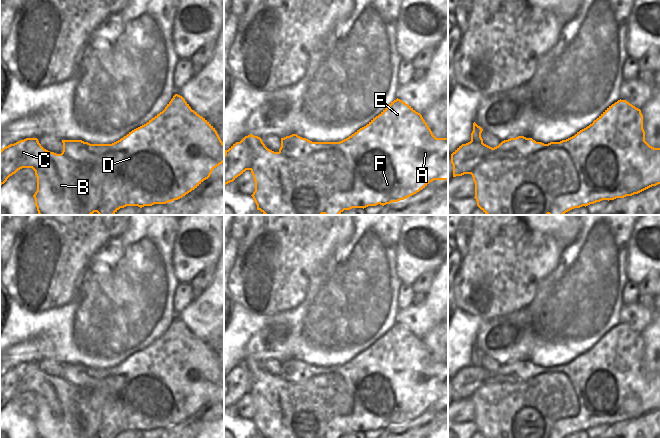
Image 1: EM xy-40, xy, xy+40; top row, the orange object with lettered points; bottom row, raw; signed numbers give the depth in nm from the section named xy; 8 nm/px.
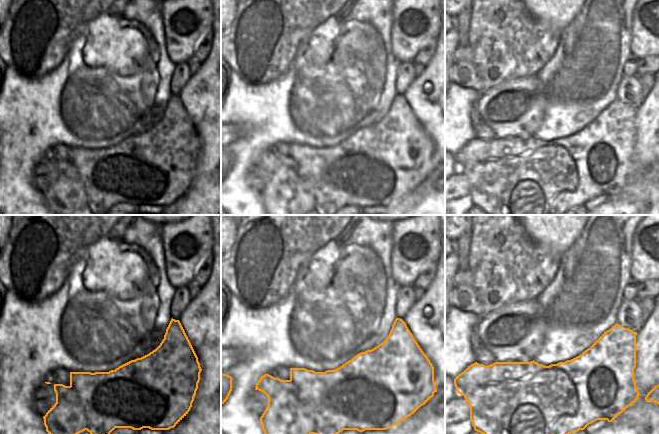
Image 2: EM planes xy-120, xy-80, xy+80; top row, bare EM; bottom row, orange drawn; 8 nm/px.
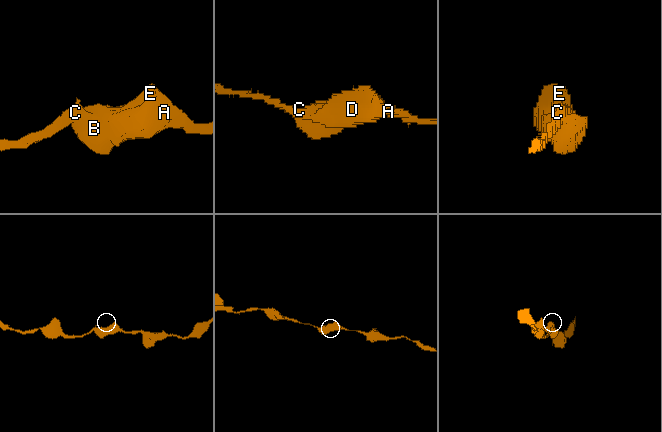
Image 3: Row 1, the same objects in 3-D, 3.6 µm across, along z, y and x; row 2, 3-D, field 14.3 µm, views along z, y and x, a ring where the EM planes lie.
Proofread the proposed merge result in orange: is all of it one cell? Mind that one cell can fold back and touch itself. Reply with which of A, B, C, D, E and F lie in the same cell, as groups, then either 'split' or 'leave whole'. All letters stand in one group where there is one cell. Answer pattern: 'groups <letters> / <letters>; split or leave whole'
groups A C D E F / B; split

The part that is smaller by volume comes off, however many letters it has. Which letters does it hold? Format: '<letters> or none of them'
B

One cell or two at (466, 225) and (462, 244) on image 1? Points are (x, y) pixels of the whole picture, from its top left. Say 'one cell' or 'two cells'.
one cell

